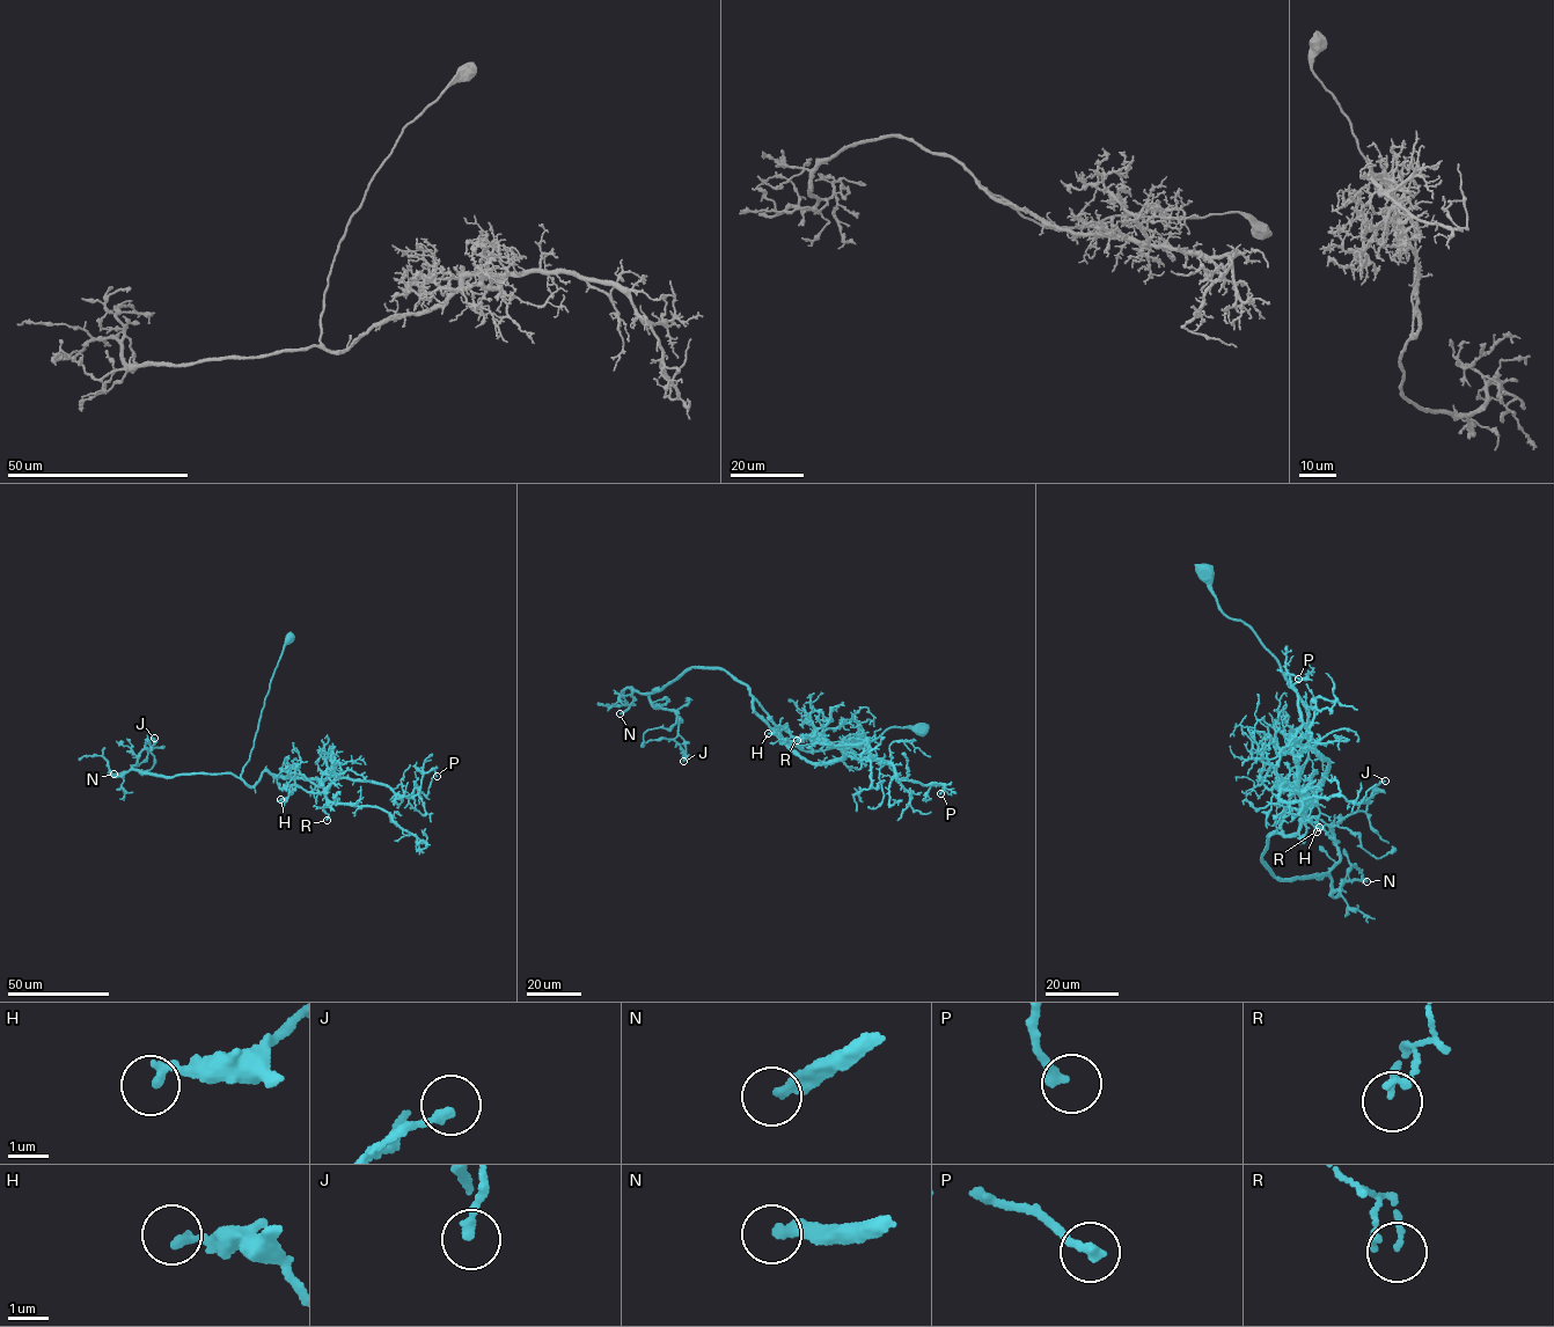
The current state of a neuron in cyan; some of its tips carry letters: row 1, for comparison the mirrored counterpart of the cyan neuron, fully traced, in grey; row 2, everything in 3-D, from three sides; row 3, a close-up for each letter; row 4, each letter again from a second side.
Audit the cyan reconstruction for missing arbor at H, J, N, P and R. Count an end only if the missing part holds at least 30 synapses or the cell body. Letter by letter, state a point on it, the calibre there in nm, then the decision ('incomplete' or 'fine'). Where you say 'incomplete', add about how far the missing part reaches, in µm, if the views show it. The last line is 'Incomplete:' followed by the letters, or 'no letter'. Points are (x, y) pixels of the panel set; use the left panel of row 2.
H: at (280, 799); 220 nm thick; fine
J: at (154, 738); 200 nm thick; fine
N: at (114, 774); 280 nm thick; incomplete; about 35 µm are missing
P: at (437, 776); 260 nm thick; fine
R: at (327, 820); 120 nm thick; fine
Incomplete: N

